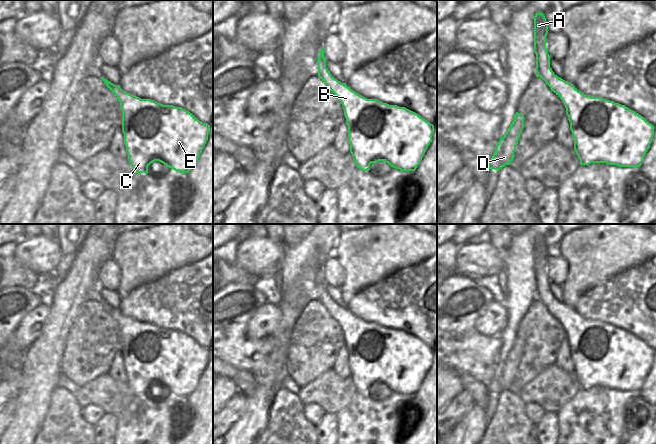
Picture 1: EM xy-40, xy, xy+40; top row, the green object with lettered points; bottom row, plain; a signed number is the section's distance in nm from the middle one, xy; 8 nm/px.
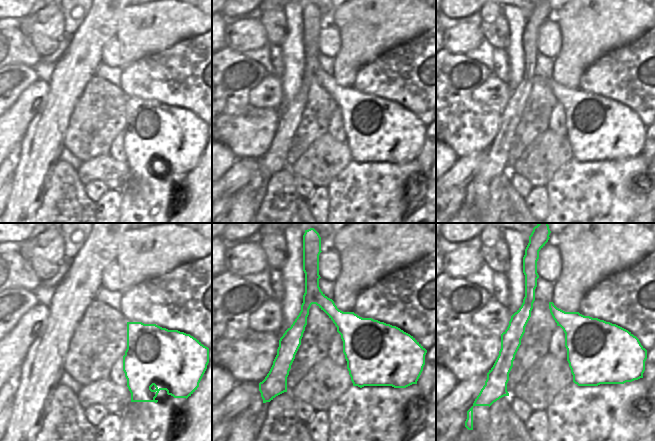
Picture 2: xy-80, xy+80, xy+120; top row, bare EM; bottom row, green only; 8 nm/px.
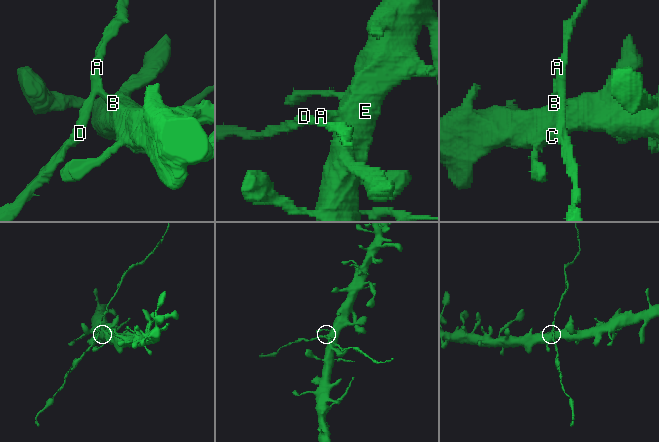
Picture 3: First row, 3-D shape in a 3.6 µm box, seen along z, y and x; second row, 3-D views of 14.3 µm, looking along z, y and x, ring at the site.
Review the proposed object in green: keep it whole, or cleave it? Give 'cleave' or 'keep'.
cleave

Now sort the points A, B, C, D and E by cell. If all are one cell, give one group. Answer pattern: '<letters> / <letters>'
A D / B C E

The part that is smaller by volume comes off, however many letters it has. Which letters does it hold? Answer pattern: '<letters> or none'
A, D

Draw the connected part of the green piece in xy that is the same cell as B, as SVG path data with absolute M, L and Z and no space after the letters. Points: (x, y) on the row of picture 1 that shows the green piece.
M331 82L327 87L344 108L350 153L357 168L367 171L370 170L371 163L385 161L401 171L416 170L432 142L433 124L405 107L389 105L377 99L367 99L350 88L335 87Z

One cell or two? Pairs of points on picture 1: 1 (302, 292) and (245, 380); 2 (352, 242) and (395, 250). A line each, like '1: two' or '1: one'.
1: two
2: one

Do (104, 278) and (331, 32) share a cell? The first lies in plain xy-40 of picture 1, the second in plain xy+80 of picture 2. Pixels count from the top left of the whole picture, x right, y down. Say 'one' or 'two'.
one

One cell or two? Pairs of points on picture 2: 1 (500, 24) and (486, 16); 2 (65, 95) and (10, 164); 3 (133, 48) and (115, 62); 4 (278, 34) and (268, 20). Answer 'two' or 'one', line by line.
1: two
2: two
3: two
4: one

